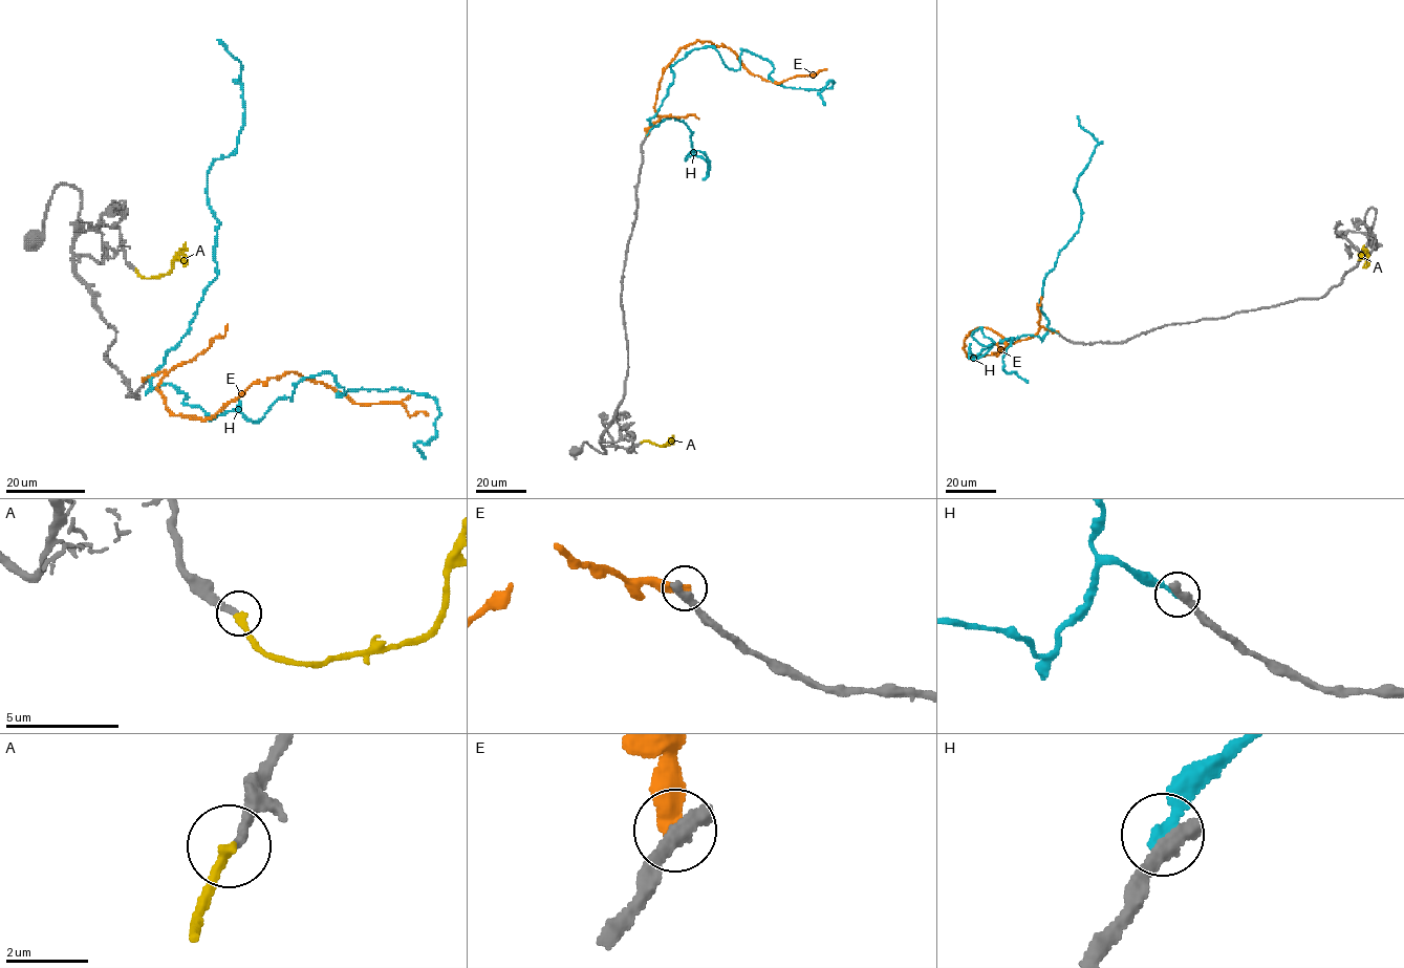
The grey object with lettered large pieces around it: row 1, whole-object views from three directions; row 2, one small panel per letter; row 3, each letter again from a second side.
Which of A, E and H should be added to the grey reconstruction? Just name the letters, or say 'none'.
A

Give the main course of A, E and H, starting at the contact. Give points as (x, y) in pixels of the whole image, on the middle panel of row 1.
A: (641, 443), (649, 441), (663, 446), (672, 434)
E: (647, 135), (660, 119), (654, 105), (664, 69), (697, 41), (729, 47), (752, 73), (778, 83), (826, 69)
H: (647, 134), (671, 67), (708, 46), (729, 68), (742, 49), (768, 60), (787, 87), (833, 81), (824, 105)

